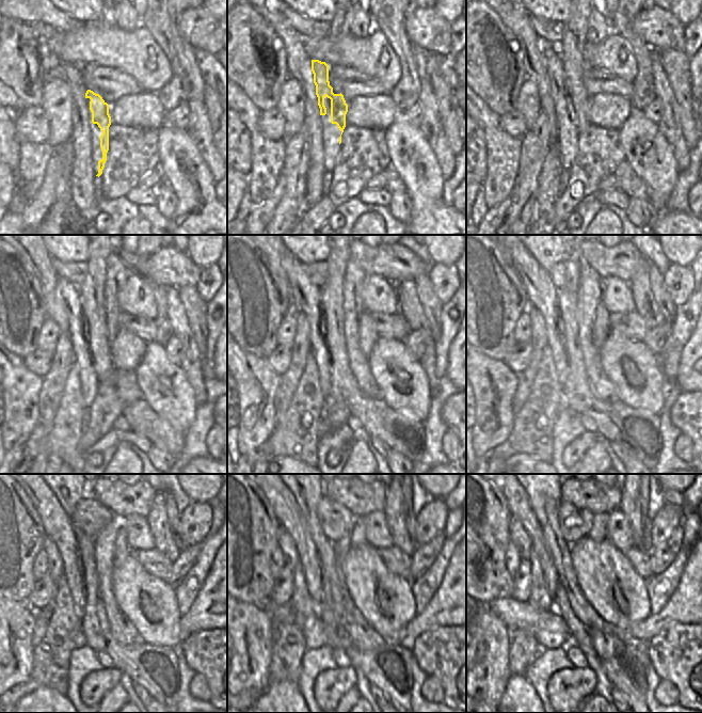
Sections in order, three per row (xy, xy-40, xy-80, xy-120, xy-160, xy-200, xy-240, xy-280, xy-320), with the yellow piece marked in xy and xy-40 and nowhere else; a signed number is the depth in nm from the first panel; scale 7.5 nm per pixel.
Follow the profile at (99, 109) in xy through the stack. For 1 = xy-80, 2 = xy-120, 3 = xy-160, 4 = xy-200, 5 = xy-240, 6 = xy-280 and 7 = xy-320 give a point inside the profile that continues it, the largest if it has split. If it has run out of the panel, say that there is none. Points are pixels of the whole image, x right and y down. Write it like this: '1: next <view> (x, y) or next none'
1: next xy-80 (555, 67)
2: next xy-120 (80, 334)
3: next xy-160 (306, 298)
4: next xy-200 (543, 296)
5: next xy-240 (58, 525)
6: next xy-280 (285, 506)
7: next xy-320 (517, 501)

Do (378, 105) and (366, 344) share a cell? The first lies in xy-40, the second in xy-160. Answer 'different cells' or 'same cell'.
same cell

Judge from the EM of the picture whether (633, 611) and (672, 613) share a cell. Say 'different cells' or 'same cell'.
different cells

